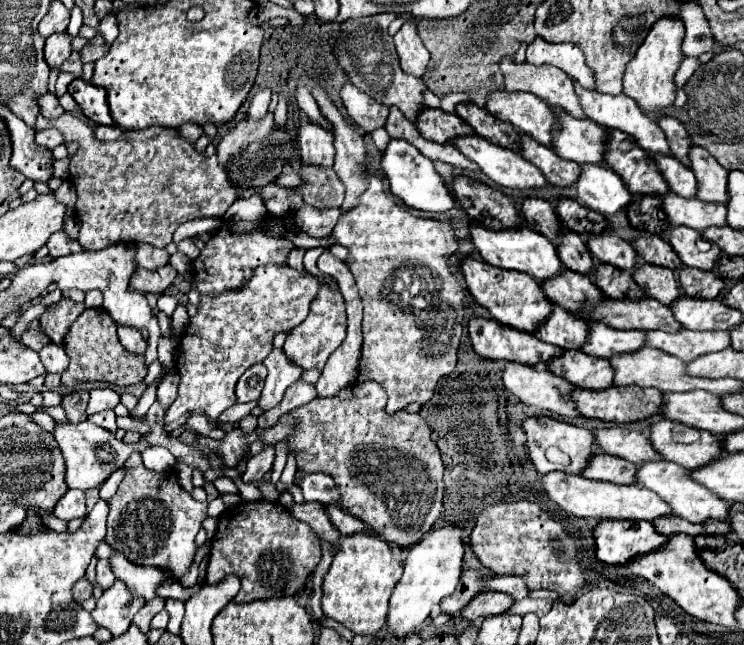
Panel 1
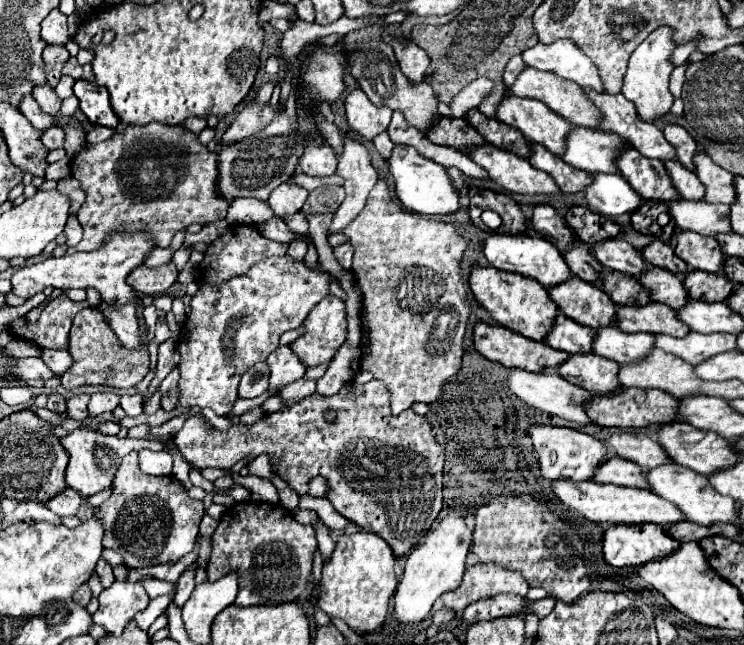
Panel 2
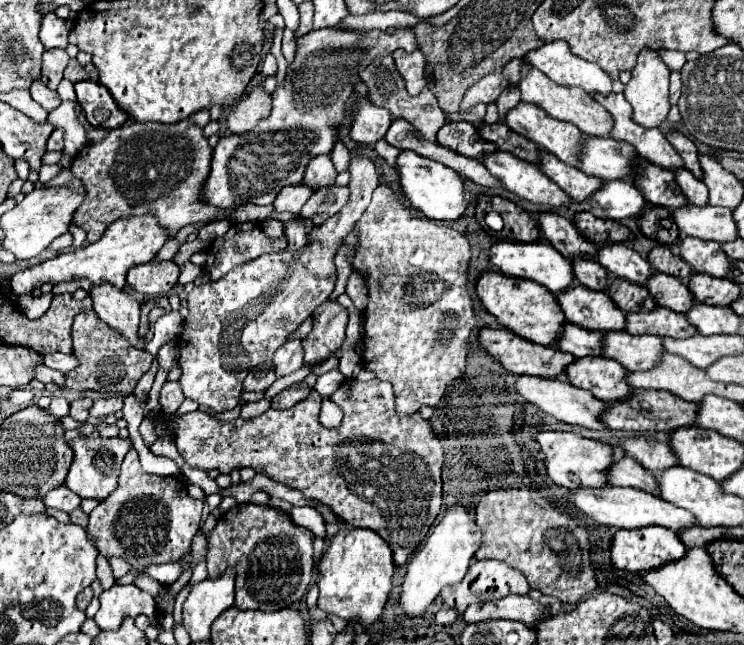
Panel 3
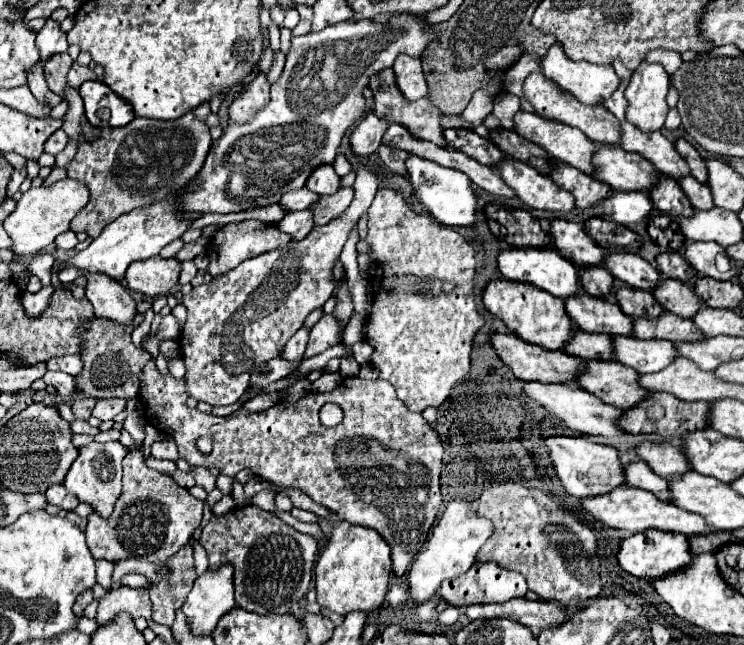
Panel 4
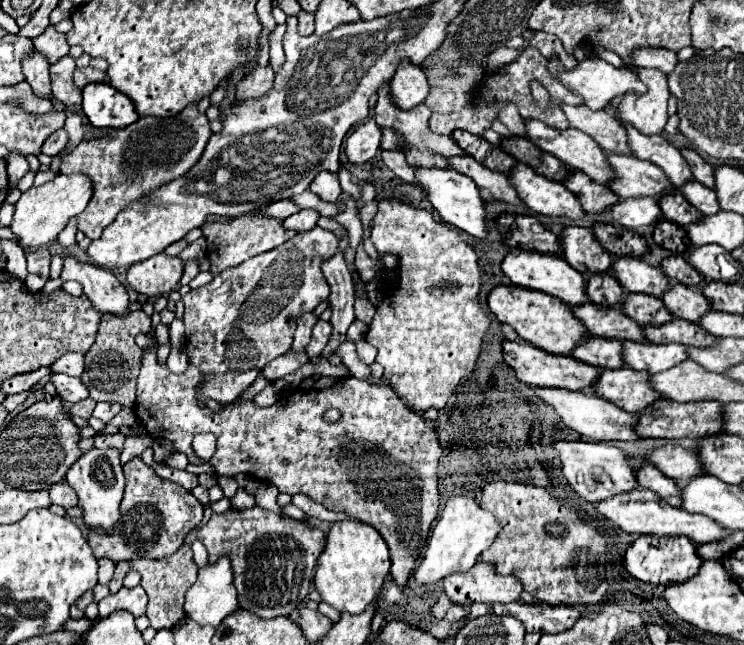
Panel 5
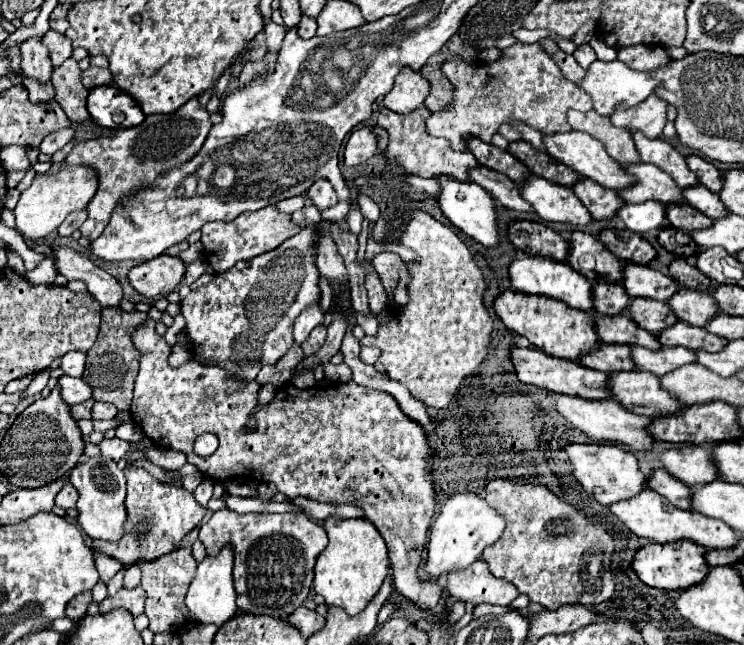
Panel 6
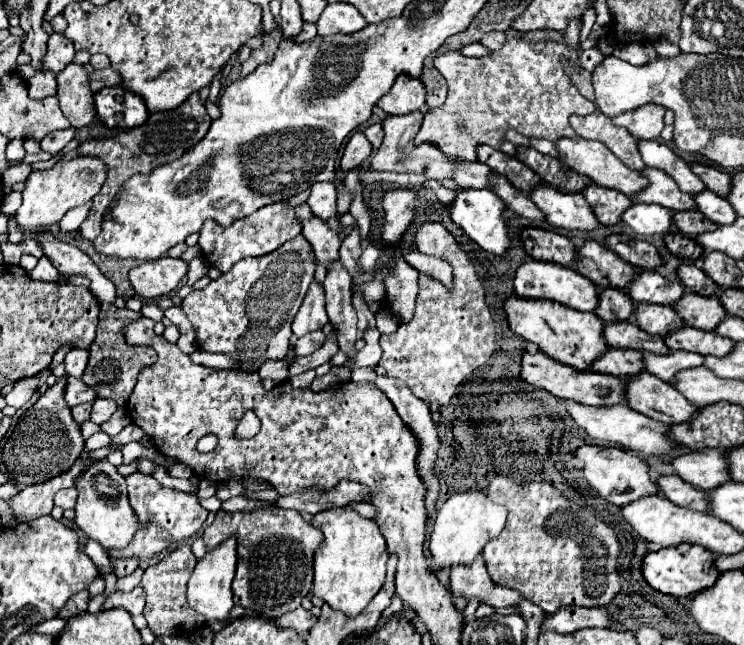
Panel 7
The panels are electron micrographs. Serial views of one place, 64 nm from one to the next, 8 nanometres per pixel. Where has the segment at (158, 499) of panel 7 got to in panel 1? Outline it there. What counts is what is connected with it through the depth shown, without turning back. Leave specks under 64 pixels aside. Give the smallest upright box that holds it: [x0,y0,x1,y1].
[106,454,206,580]

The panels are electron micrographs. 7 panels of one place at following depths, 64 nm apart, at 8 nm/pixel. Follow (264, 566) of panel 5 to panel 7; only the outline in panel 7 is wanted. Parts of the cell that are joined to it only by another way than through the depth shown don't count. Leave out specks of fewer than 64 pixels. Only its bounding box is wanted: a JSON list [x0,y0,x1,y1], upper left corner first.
[202,508,324,620]

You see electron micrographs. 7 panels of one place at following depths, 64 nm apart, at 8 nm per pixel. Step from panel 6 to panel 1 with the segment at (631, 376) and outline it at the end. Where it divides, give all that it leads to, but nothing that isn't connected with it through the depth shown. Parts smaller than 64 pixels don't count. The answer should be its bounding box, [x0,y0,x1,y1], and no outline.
[548,350,612,390]

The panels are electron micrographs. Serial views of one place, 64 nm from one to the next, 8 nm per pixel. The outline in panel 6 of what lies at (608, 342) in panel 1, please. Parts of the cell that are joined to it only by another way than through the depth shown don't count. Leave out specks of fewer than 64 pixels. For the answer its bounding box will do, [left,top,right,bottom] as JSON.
[632,346,696,376]

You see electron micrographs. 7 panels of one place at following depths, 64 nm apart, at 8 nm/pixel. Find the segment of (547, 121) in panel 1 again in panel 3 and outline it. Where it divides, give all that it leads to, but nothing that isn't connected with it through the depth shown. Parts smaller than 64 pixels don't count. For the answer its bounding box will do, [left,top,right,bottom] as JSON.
[504,102,582,166]

